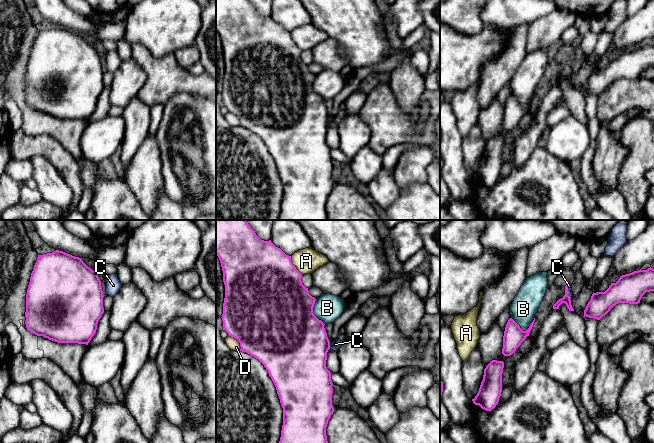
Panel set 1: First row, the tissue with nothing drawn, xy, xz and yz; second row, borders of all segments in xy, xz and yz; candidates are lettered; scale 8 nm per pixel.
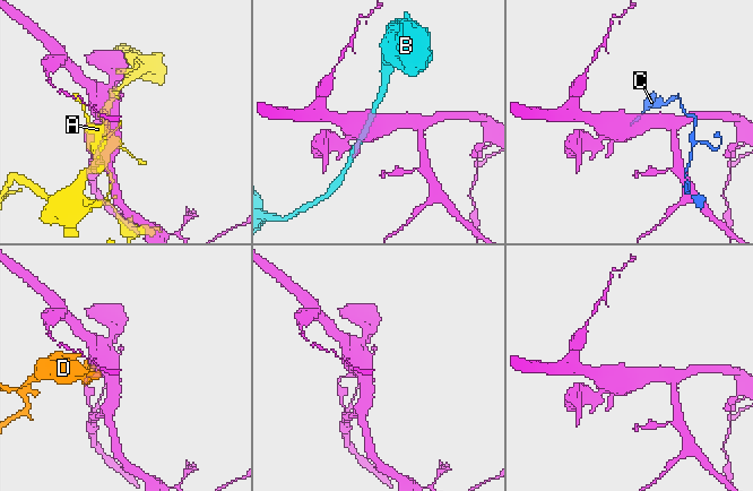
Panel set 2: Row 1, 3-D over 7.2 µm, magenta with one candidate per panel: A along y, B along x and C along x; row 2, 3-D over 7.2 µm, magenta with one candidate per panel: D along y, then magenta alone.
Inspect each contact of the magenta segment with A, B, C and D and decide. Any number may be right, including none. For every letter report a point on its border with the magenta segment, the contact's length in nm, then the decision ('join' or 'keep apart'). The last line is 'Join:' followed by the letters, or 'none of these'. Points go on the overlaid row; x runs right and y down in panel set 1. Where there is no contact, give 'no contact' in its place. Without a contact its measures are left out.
A: xz (293, 265) | 180 nm | keep apart
B: yz (522, 330) | 190 nm | keep apart
C: xz (329, 346) | 40 nm | keep apart
D: xz (238, 340) | 160 nm | keep apart
Join: none of these

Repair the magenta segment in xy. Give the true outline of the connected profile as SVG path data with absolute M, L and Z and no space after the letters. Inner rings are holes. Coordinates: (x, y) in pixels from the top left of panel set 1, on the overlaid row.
M59 250L38 255L26 294L26 328L58 343L88 345L104 313L103 297L97 273L81 258Z

